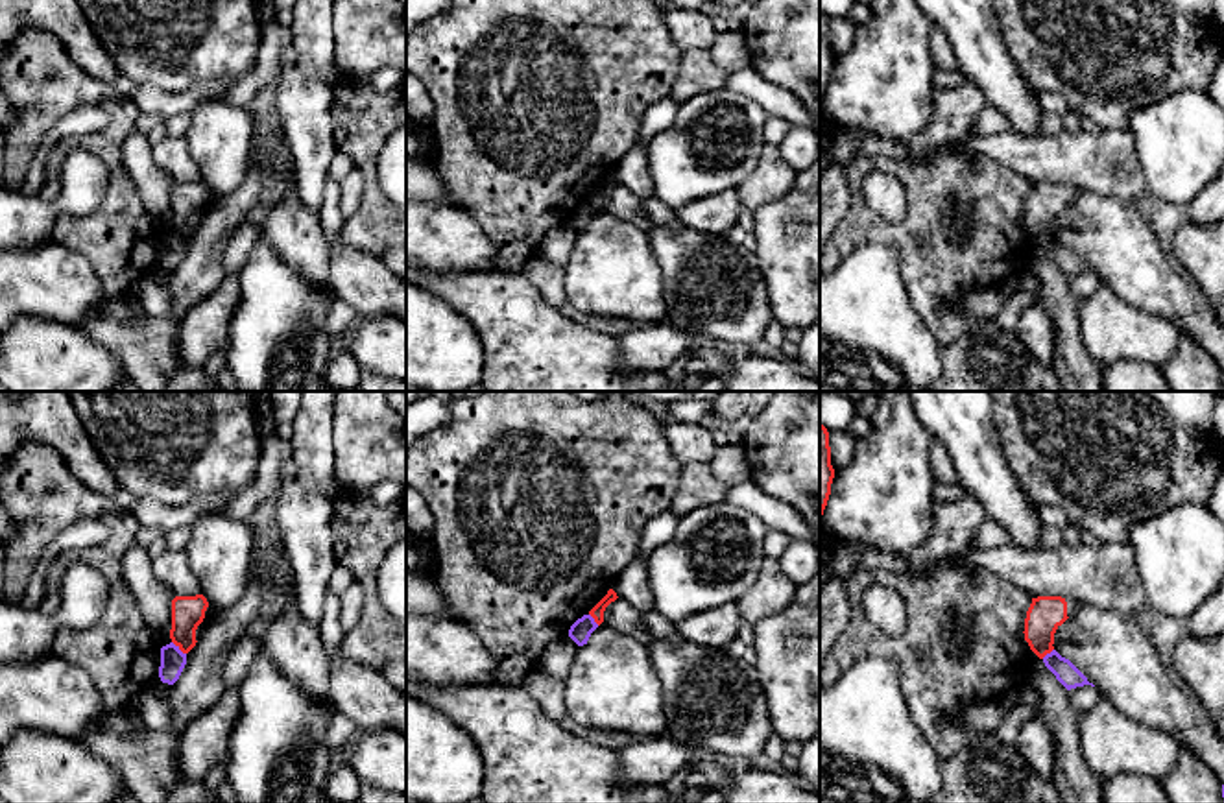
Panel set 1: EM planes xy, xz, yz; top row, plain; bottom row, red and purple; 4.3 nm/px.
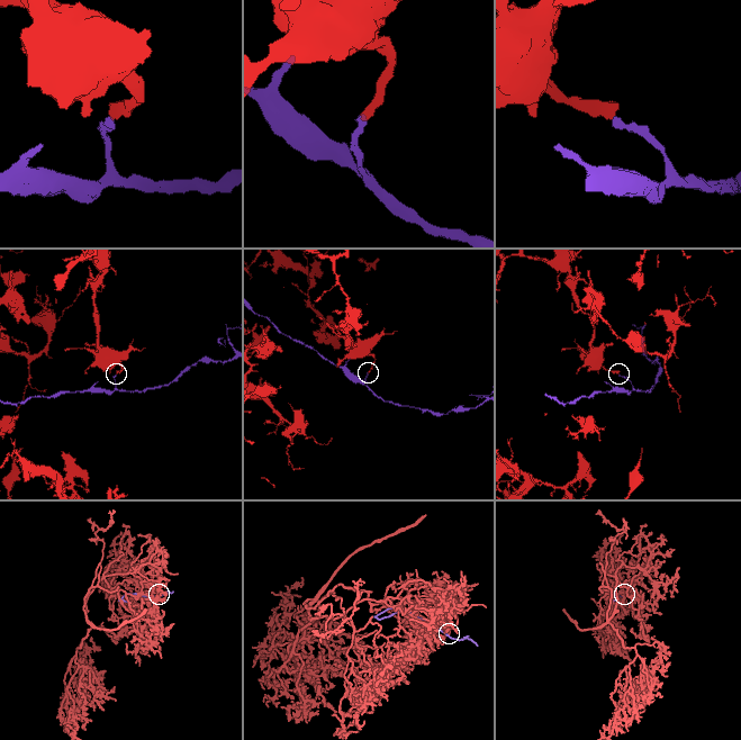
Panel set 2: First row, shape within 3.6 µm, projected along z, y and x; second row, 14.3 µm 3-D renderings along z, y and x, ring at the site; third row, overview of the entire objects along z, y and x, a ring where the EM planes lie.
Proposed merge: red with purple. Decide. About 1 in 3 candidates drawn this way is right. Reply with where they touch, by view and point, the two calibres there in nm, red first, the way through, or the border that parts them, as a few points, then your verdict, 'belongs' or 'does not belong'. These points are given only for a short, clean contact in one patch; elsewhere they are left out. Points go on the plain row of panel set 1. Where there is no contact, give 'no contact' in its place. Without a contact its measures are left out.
meets red in xy at (180, 235); 140 nm thick on the red side, 110 nm on the other; border along xy (172, 227), (185, 240); does not belong

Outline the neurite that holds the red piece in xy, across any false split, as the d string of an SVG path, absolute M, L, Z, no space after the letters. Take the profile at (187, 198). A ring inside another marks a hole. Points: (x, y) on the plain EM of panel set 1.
M203 181L196 183L175 183L172 186L172 229L188 240L196 233L196 216L205 205L209 188Z

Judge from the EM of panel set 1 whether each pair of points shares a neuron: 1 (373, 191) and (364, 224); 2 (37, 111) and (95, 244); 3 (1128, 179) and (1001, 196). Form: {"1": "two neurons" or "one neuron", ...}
{"1": "one neuron", "2": "one neuron", "3": "two neurons"}

